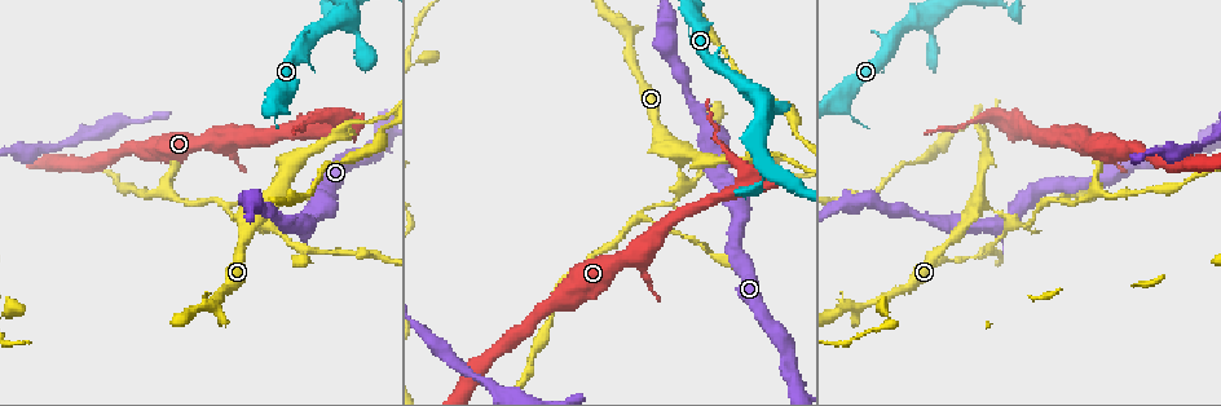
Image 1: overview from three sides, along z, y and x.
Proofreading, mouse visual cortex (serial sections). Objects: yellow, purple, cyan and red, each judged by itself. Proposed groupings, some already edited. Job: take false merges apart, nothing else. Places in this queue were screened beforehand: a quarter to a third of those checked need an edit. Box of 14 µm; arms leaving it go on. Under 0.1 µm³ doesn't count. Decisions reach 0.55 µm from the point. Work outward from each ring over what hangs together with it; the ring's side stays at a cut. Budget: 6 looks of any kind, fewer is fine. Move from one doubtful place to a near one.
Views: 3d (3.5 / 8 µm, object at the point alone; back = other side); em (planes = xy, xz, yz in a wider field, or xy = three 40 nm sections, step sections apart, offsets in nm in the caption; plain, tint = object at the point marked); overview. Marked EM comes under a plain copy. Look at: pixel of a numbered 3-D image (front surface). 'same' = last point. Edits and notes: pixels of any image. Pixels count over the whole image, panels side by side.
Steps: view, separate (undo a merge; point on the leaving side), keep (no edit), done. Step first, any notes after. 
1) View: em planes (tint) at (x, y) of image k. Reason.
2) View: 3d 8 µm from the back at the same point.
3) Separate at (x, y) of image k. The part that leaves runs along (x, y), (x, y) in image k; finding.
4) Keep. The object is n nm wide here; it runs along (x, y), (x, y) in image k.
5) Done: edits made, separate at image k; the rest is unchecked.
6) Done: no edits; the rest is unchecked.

View: 3d 8 µm at (676, 157) of image 1. Abrupt turn.

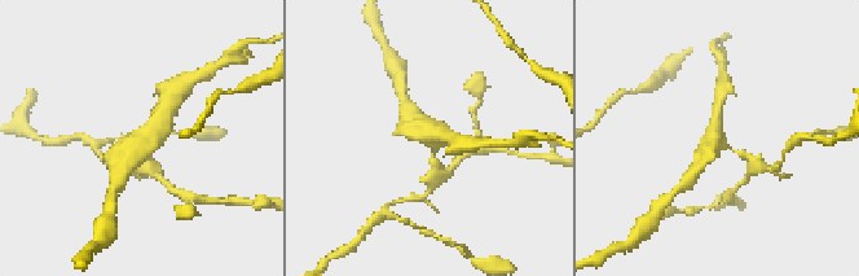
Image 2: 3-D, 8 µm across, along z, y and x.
View: em xy step 2 (tint) at (140, 142) of image 2. 3 arms meet here; the arms are 150, 300, 450 nm wide; now the EM.

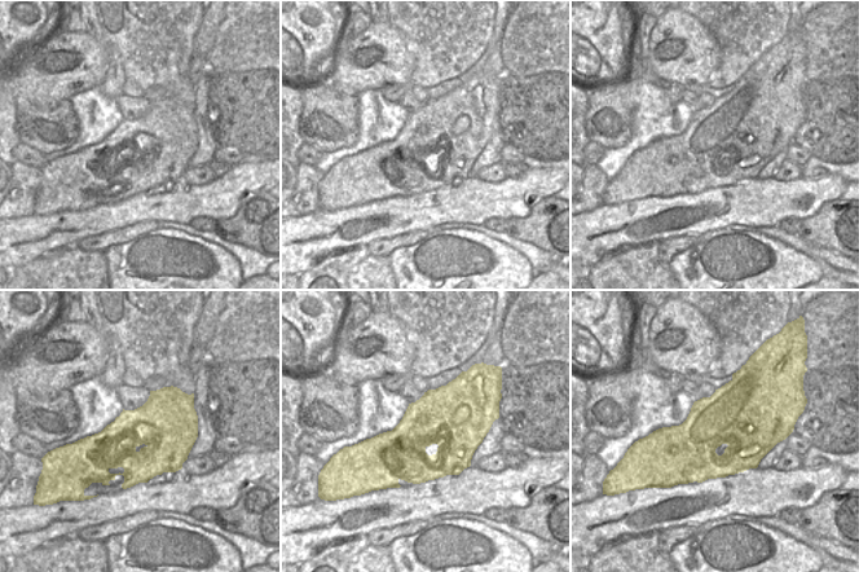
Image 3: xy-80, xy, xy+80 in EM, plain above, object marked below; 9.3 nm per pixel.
Keep. The object is 750 nm wide here; it runs along (409, 119), (434, 144), (436, 169) in image 2; one cell here.

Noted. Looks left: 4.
View: 3d 3.5 µm at (1005, 120) of image 1. Sudden change in width.

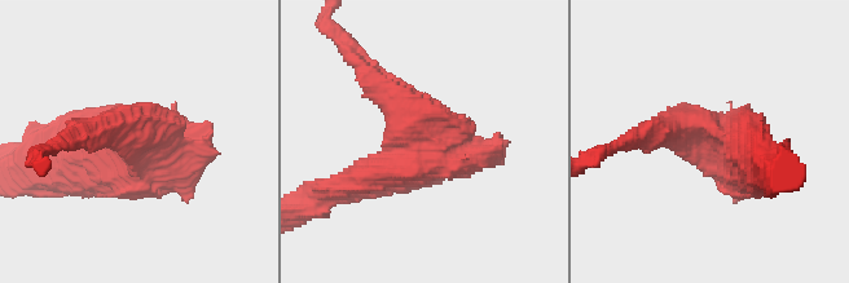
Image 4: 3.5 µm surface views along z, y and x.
View: em planes (tint) at (725, 138) of image 4. Shape alone is not enough.

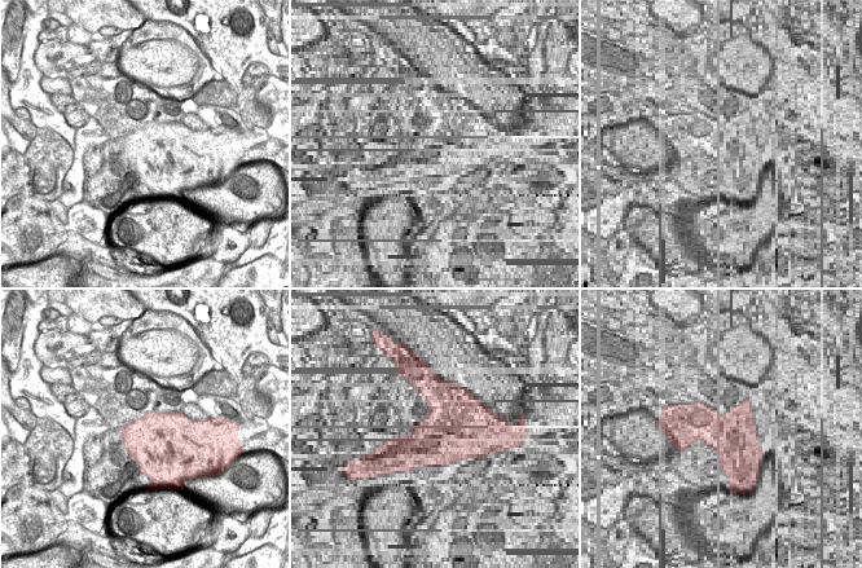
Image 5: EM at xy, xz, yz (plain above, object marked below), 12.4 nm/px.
Separate at (394, 106) of image 4. The part that leaves runs along (425, 146), (425, 127), (353, 57) in image 4; a second cell is stuck on.

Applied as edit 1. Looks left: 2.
Done: edits made, separate at image 4; the rest is unchecked.

